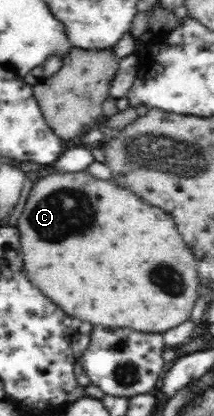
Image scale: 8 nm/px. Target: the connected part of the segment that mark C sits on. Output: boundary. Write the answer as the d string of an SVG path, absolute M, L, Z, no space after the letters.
M84 171L49 174L35 182L16 228L21 234L23 269L28 279L69 316L105 328L133 328L161 334L189 320L198 296L198 260L182 239L175 217L147 204L108 180L95 180Z

